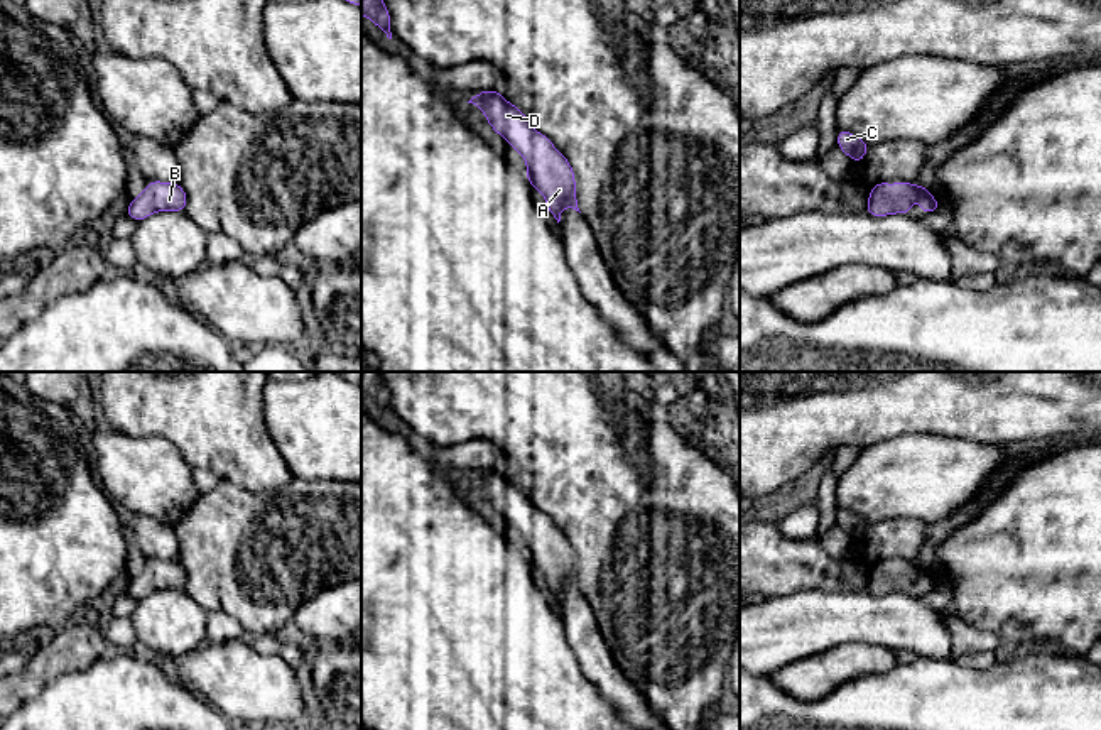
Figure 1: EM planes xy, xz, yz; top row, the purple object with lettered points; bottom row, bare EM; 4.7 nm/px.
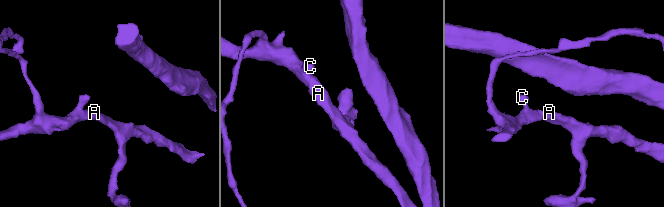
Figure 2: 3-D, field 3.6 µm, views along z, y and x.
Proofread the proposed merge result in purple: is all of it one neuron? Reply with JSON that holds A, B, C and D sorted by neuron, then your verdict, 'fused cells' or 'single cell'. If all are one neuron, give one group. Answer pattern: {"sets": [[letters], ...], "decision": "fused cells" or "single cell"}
{"sets": [["A", "B", "C", "D"]], "decision": "single cell"}

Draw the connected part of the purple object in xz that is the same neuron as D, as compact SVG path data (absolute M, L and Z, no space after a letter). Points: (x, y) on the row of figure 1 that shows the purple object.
M493 90L478 93L468 103L480 106L493 130L527 161L525 174L532 188L544 194L557 223L566 206L579 211L572 167L545 135L534 130L518 106Z

